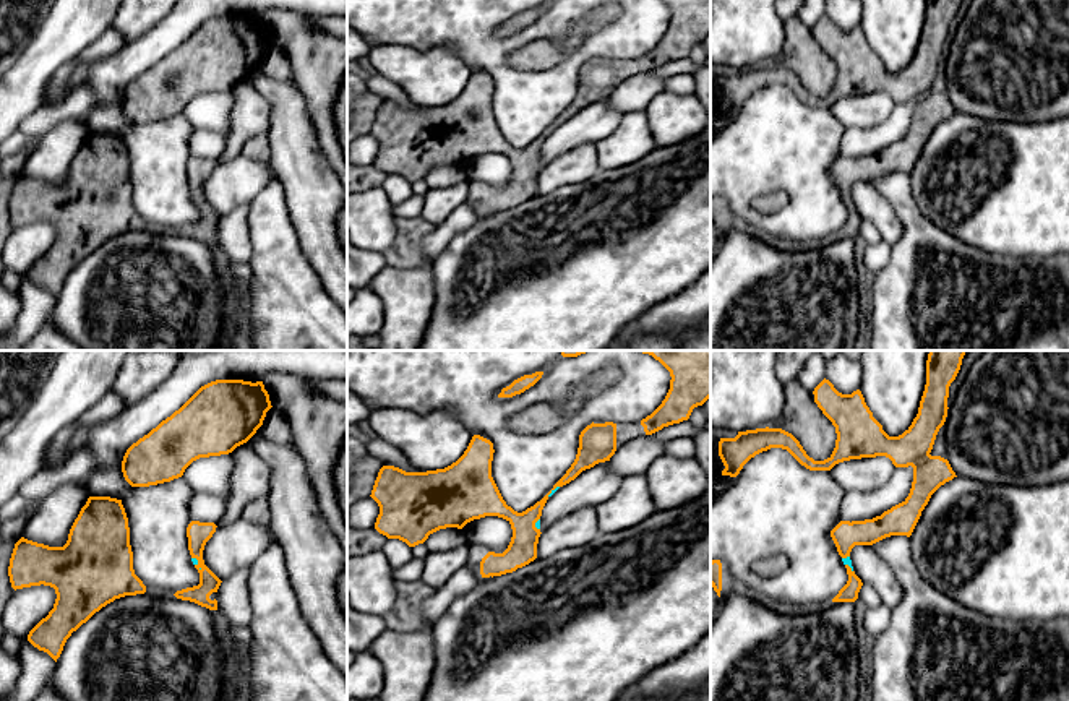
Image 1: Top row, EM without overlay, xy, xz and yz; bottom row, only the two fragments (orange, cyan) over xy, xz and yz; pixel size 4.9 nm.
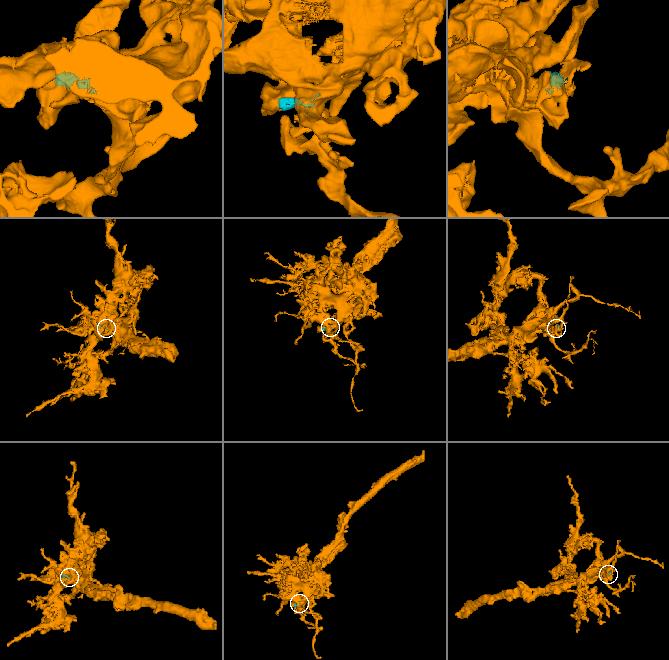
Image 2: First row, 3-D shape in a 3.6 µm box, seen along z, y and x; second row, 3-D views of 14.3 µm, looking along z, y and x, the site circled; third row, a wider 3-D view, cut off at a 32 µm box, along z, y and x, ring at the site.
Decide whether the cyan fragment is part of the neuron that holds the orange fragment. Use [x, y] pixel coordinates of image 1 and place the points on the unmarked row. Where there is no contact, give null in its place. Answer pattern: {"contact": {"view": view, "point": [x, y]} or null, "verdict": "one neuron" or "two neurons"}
{"contact": {"view": "xz", "point": [552, 125]}, "verdict": "one neuron"}

